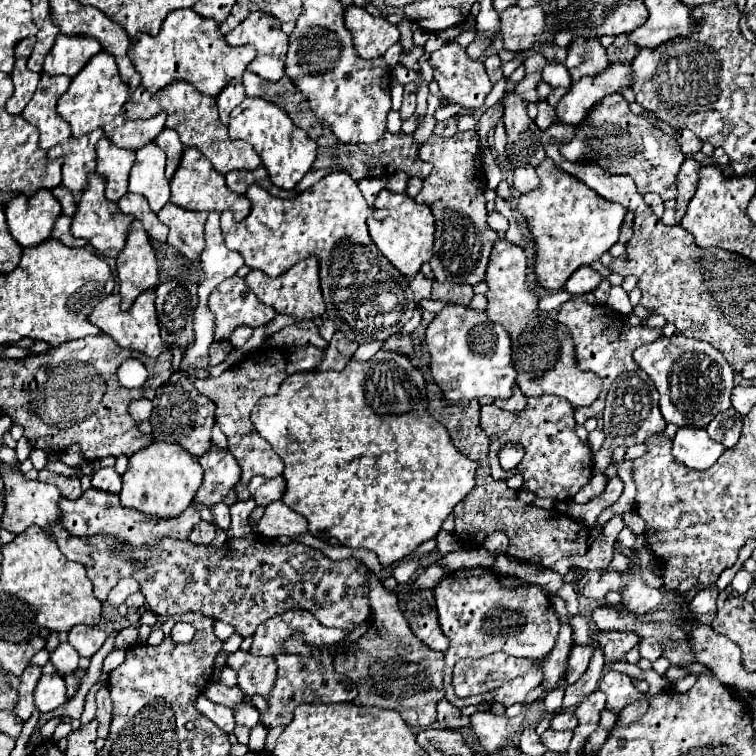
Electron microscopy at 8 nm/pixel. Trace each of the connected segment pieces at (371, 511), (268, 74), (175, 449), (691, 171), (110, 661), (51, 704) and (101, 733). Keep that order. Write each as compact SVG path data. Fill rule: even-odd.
M390 351L390 361L358 361L350 359L348 365L342 371L302 371L288 375L280 383L280 391L272 397L262 397L252 411L252 423L256 431L274 447L274 451L284 461L284 479L286 479L286 493L284 503L304 515L308 519L310 533L318 535L322 531L328 533L328 537L336 537L346 547L364 547L378 555L382 565L390 565L406 555L410 555L420 543L436 537L436 533L442 529L442 521L452 513L456 503L460 503L468 491L474 487L474 473L478 469L478 461L468 459L460 449L454 447L448 431L430 417L428 413L428 395L426 395L426 379L410 361L408 355L402 355L398 351Z
M252 11L248 17L226 35L226 43L236 47L236 45L246 45L250 43L256 49L256 59L248 65L248 71L260 75L262 79L276 81L282 79L284 75L284 55L288 51L288 35L282 33L280 21L274 15L266 15L264 11Z
M154 441L130 457L128 469L122 475L120 501L126 507L138 509L148 515L164 519L176 517L192 503L200 483L202 483L202 467L194 455L188 455L188 451L184 451L178 443Z
M688 157L682 167L680 167L680 173L678 173L678 197L676 197L676 211L678 211L678 223L680 223L680 217L684 215L686 207L688 207L688 201L692 199L692 195L696 193L696 185L698 185L698 173L700 173L700 161L694 159L694 157Z
M114 649L114 651L104 659L102 673L110 673L110 671L112 671L112 669L116 669L122 661L124 661L124 651L122 651L122 649Z
M60 673L42 675L36 685L34 697L36 697L36 709L40 713L48 713L48 711L58 709L60 705L64 705L68 701L64 677Z
M100 687L96 693L96 719L98 719L98 737L106 739L108 729L110 729L110 719L112 719L112 703L110 703L110 693L106 687Z

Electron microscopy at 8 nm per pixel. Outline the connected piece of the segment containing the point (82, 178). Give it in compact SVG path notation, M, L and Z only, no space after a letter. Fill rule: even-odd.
M100 127L82 137L70 137L64 143L54 145L48 157L64 157L62 163L62 185L70 191L82 191L86 187L86 177L96 169L96 141L104 135Z

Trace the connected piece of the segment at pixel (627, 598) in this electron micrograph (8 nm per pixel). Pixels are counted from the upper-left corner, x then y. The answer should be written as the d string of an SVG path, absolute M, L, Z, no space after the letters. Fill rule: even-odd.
M636 573L634 577L628 579L628 583L622 591L622 597L624 597L624 605L630 607L632 611L648 613L648 611L656 609L658 603L662 601L662 591L648 587L644 583L644 579L640 577L640 573Z

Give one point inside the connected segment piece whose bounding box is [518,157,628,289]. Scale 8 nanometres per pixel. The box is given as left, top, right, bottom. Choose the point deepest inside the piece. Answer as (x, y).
(572, 226)

